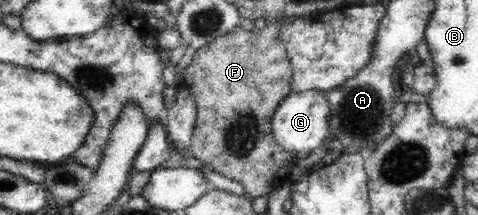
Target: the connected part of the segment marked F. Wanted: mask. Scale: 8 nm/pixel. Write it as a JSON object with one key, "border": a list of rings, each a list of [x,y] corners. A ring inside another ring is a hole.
{"border":[[[277,18],[267,22],[263,29],[246,31],[241,26],[217,36],[211,43],[202,44],[185,67],[182,87],[191,92],[197,106],[195,129],[192,133],[191,155],[210,170],[243,184],[249,199],[269,195],[290,182],[290,167],[295,157],[278,145],[272,133],[272,119],[277,106],[292,91],[293,68],[288,48],[281,42],[282,21]]]}

